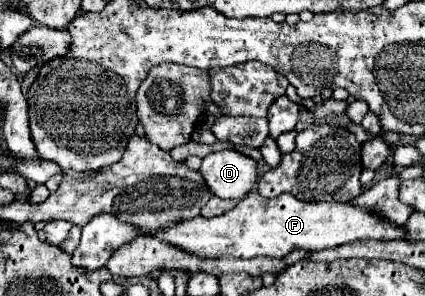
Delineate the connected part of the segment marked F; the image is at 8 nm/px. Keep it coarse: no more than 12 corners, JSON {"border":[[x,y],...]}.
{"border":[[257,191],[155,237],[199,257],[287,257],[405,229],[353,203]]}

